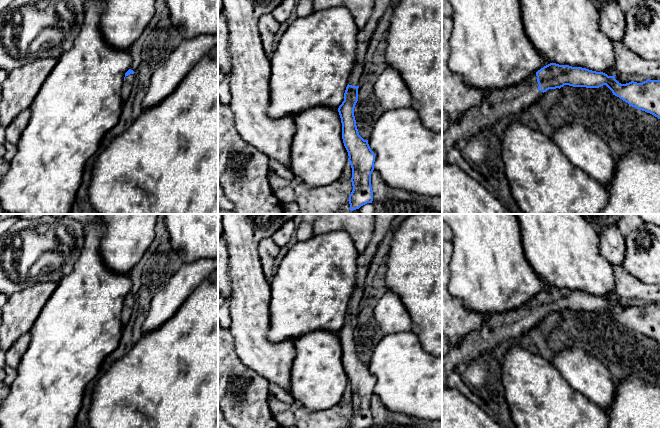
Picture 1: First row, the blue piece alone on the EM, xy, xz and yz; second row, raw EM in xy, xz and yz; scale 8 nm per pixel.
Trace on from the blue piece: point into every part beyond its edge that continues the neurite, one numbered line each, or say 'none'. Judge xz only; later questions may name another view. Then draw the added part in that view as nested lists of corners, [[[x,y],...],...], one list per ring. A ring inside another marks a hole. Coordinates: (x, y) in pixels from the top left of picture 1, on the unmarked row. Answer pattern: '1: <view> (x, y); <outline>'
1: xz (355, 303); [[[356,286],[350,297],[348,308],[352,310],[360,310],[365,296],[365,292],[359,286]]]

